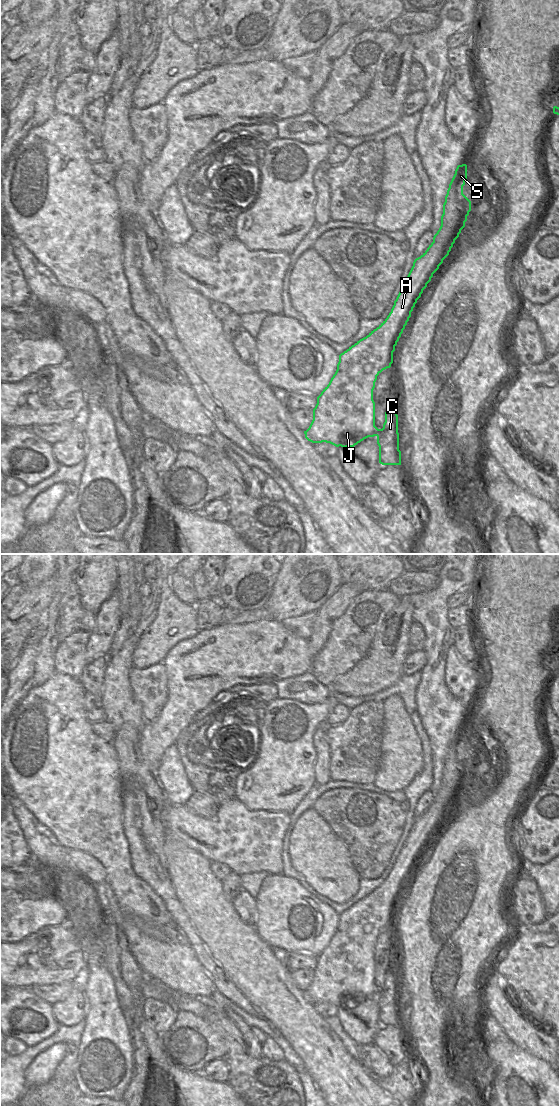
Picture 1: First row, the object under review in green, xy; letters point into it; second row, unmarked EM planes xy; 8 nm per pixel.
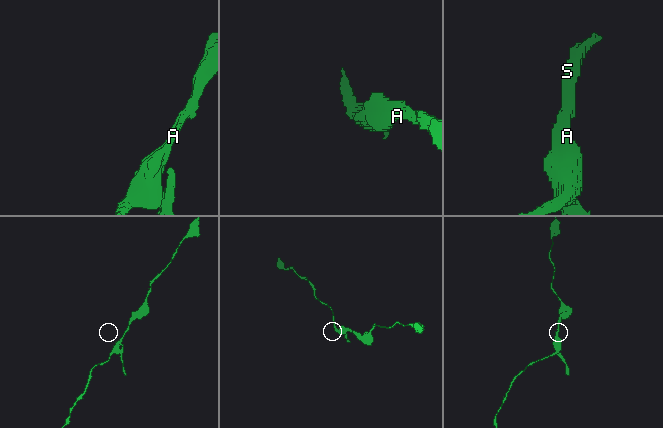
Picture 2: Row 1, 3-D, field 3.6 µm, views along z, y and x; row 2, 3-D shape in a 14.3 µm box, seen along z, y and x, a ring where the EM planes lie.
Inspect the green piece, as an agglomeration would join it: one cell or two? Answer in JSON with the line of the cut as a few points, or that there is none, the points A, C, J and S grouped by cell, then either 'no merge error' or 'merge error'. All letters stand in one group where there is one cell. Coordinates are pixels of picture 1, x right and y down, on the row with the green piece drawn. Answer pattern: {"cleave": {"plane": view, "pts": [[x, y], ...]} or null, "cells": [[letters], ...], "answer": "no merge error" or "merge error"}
{"cleave": {"plane": "xy", "pts": [[379, 429], [376, 435]]}, "cells": [["A", "J", "S"], ["C"]], "answer": "merge error"}

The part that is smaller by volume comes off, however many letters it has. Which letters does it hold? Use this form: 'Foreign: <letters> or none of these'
Foreign: C

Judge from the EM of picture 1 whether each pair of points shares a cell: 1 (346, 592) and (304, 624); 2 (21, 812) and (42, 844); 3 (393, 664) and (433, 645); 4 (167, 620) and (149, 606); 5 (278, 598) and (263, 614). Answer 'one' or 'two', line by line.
1: two
2: one
3: two
4: two
5: two

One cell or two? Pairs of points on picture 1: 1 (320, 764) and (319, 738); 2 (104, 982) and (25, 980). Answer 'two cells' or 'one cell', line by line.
1: one cell
2: two cells

